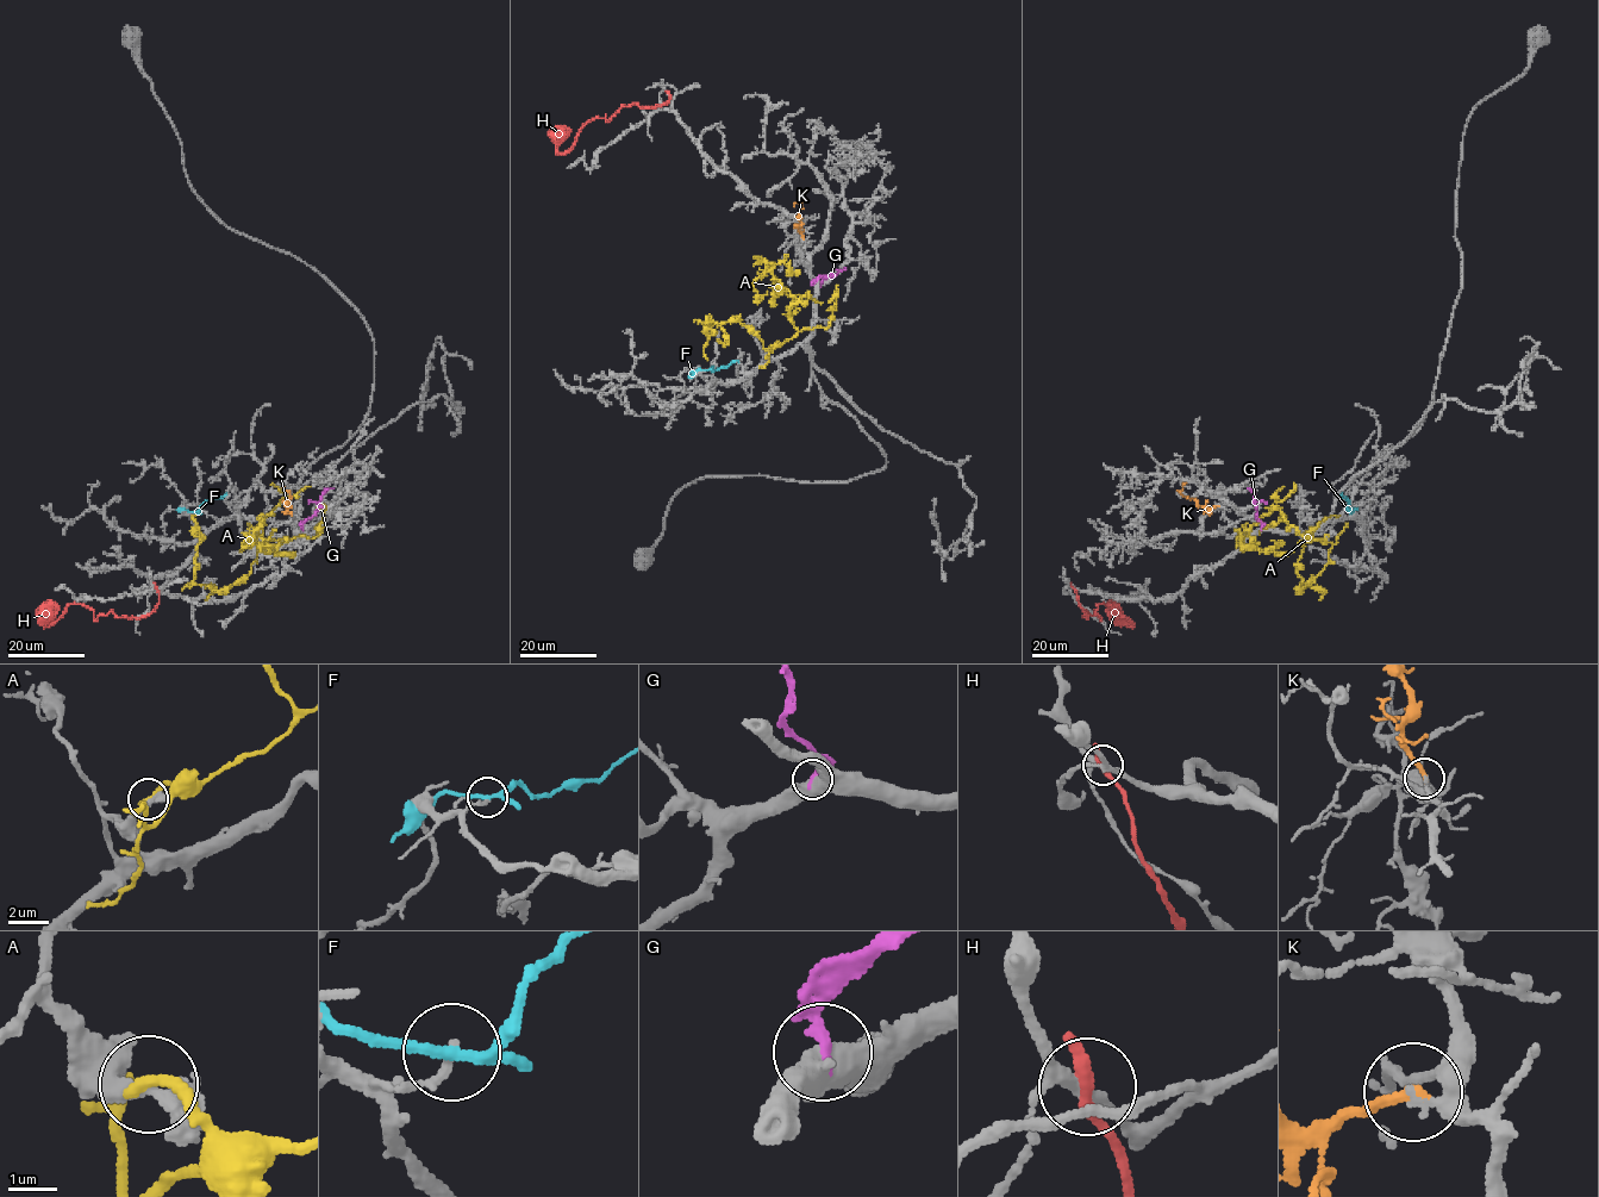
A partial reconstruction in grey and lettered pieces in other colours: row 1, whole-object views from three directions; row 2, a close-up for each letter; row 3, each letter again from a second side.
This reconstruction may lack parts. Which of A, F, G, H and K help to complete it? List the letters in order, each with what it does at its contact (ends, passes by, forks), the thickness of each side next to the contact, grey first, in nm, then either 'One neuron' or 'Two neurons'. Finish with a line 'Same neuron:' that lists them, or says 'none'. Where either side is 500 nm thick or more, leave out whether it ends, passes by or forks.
A: It ends there. Thickness 280 nm (grey) against 300 nm. Two neurons
F: It forks there. Thickness 170 nm (grey) against 190 nm. Two neurons
G: Thickness 550 nm (grey) against 220 nm. Two neurons
H: It ends there. Thickness 240 nm (grey) against 340 nm. Two neurons
K: It ends there. Thickness 180 nm (grey) against 240 nm. One neuron
Same neuron: K

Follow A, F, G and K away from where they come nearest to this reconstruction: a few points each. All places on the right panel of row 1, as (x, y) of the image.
A: (1326, 535), (1324, 540), (1309, 541), (1281, 554), (1245, 546), (1244, 534), (1275, 506), (1275, 493), (1282, 487)
F: (1349, 512), (1349, 502), (1341, 497), (1341, 492)
G: (1261, 528), (1254, 492), (1248, 487)
K: (1217, 505), (1206, 507), (1182, 496), (1180, 492), (1186, 482)

